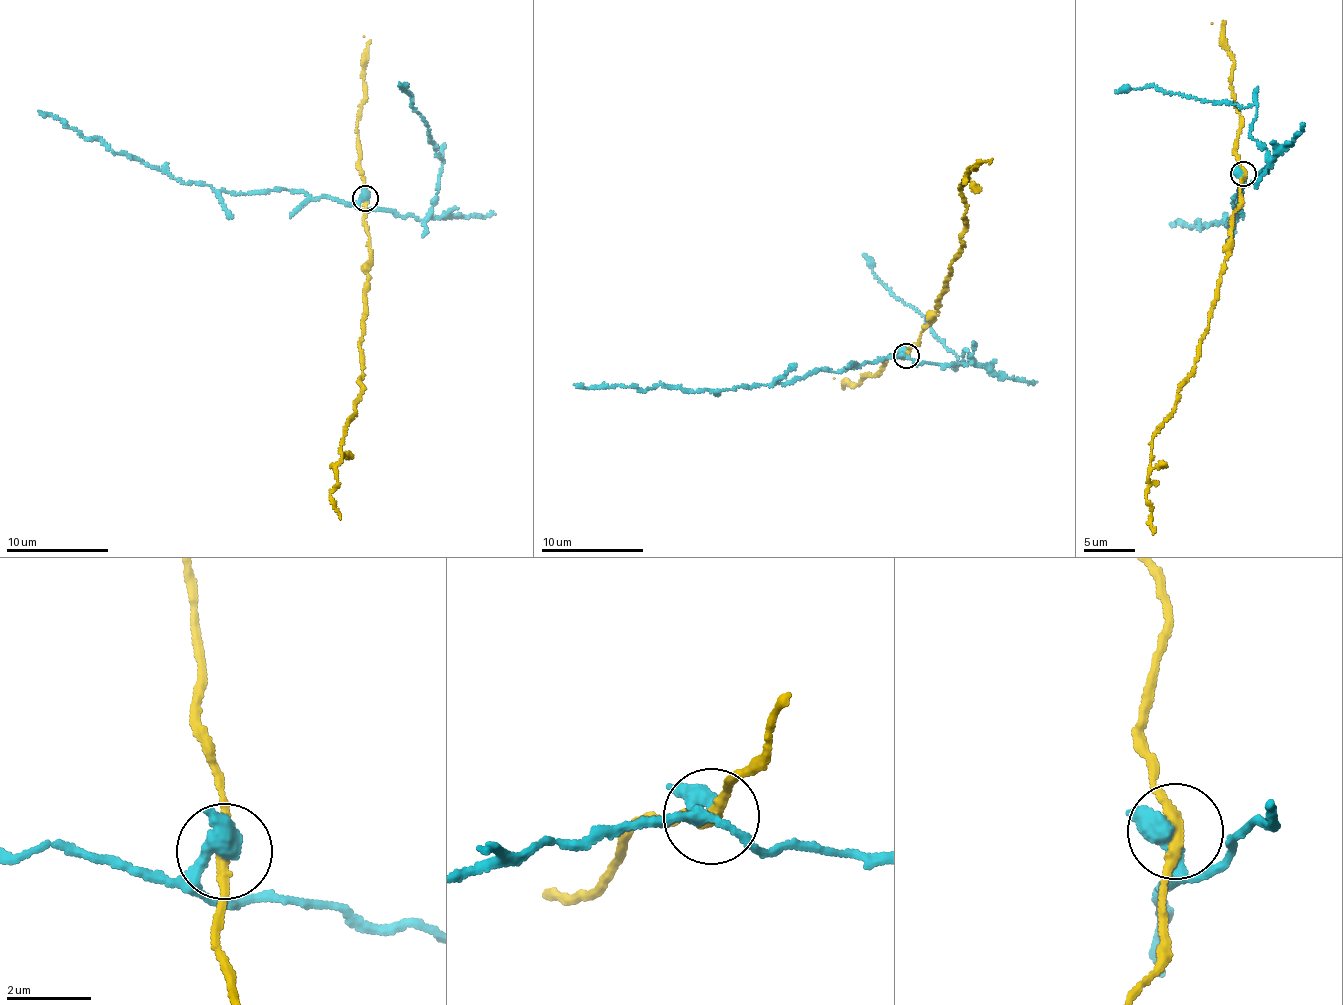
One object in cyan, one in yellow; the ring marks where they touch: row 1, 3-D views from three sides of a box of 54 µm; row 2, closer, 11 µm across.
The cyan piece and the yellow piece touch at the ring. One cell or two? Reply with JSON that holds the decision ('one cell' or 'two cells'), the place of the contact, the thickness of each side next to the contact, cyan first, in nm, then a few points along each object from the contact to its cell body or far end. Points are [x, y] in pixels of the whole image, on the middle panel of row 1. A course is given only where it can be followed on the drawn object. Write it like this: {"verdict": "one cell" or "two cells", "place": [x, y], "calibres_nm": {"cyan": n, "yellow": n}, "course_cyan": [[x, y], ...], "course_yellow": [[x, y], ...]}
{"verdict": "two cells", "place": [906, 356], "calibres_nm": {"cyan": 340, "yellow": 280}, "course_cyan": [[905, 355], [888, 355], [836, 372], [816, 368], [785, 383], [695, 392], [660, 384], [643, 391], [574, 384]], "course_yellow": [[905, 355], [935, 317], [950, 264], [964, 244], [967, 208], [961, 190], [967, 173], [992, 159]]}

